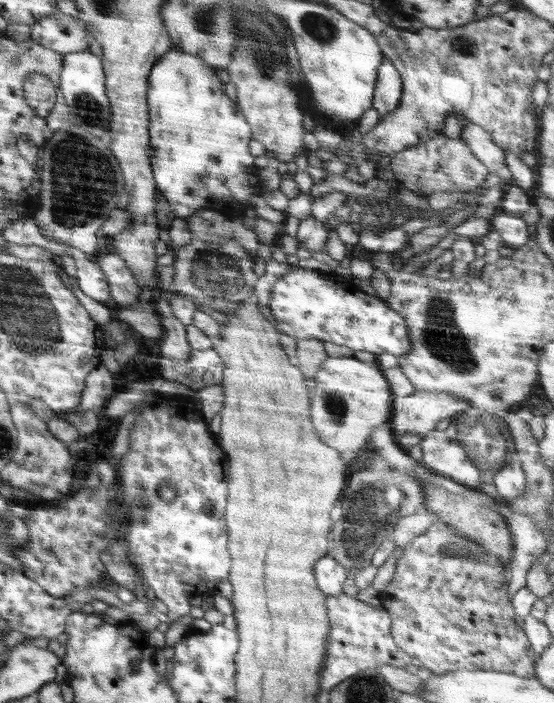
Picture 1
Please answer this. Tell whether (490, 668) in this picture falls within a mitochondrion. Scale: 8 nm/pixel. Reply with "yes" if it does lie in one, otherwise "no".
no

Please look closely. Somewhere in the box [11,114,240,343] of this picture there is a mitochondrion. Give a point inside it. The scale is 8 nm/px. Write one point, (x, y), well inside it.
(84, 182)

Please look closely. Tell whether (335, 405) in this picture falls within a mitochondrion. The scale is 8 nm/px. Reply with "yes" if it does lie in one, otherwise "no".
yes

